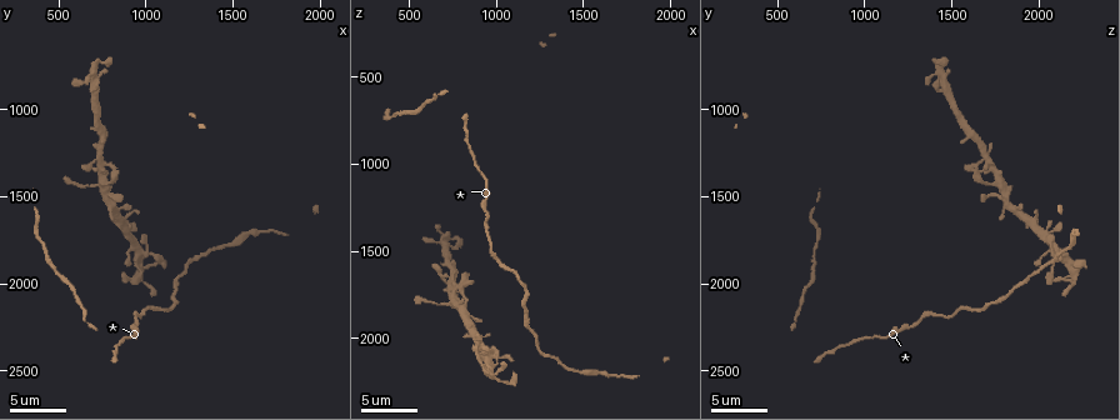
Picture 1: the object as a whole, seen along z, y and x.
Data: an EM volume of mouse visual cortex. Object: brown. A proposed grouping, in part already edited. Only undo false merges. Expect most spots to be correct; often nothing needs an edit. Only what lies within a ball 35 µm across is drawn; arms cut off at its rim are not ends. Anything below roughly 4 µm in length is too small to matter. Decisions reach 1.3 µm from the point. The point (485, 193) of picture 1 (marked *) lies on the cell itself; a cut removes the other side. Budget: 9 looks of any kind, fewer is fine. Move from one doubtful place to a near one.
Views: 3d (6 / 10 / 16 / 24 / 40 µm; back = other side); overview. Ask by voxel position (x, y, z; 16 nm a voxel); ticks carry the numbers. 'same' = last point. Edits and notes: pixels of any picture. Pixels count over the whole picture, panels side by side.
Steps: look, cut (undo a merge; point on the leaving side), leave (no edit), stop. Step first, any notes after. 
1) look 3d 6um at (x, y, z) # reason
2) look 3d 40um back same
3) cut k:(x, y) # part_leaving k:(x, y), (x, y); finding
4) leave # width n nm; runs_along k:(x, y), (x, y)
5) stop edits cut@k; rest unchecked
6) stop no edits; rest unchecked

look 3d 6um at (1160, 2140, 1720)

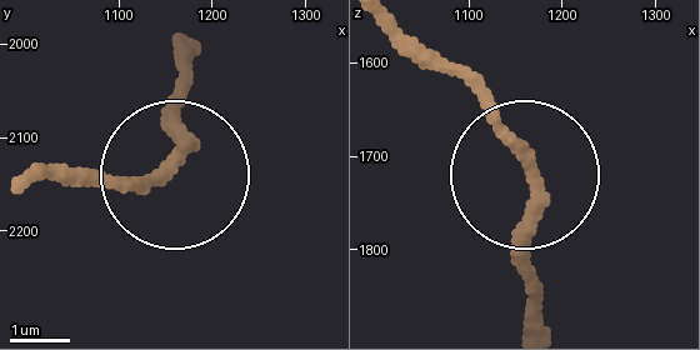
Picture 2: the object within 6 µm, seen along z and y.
leave # runs_along 2:(389, 28), (478, 101), (533, 176), (523, 321); continuous, no second cell

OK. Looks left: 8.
look 3d 10um at (1200, 1960, 1920)

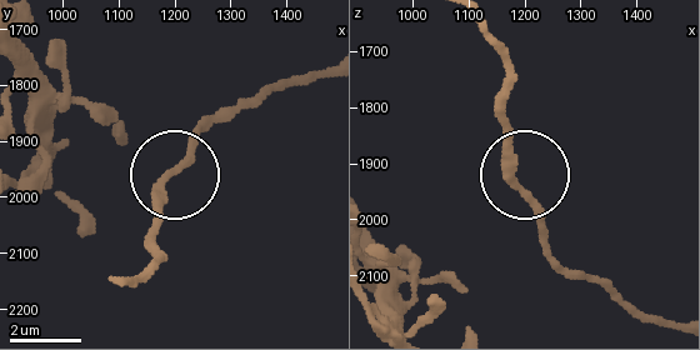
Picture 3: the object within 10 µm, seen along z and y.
look 3d 6um at (1185, 1965, 1940) # zoom in

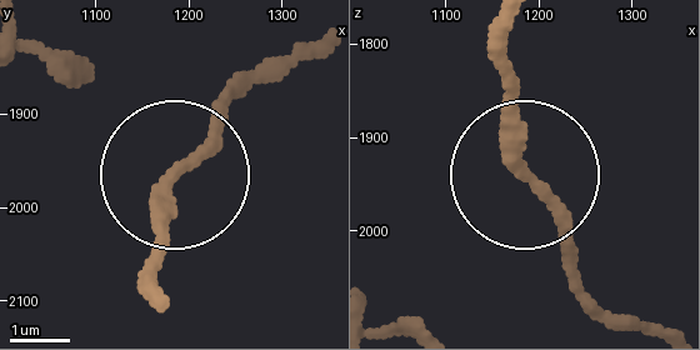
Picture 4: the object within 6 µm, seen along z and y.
leave # runs_along 4:(509, 31), (499, 135), (599, 310); all the same cell

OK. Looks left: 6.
look 3d 6um at (980, 2180, 1440) # a narrow waist

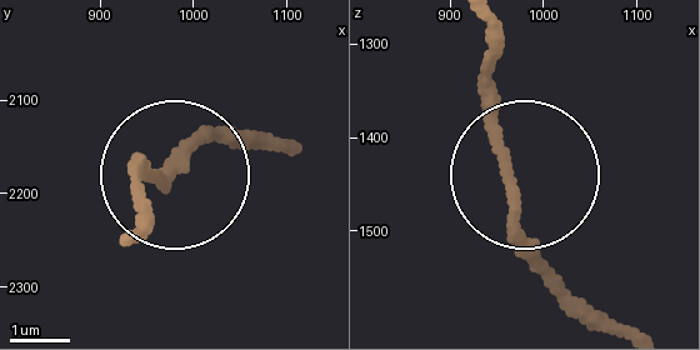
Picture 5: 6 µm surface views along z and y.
look 3d 6um back at (965, 2185, 1450)

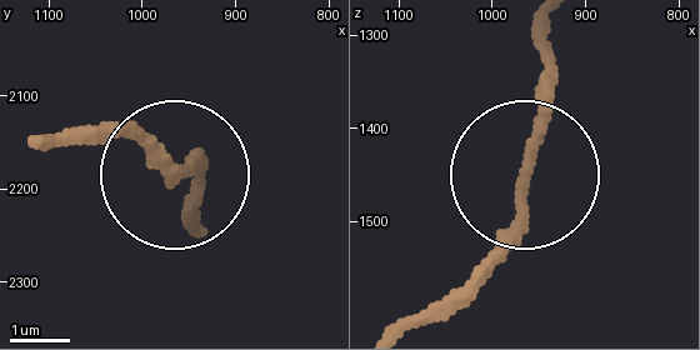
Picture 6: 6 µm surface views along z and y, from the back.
leave # continuous, no second cell

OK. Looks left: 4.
look 3d 16um at (760, 1420, 1740) # four or more arms meet

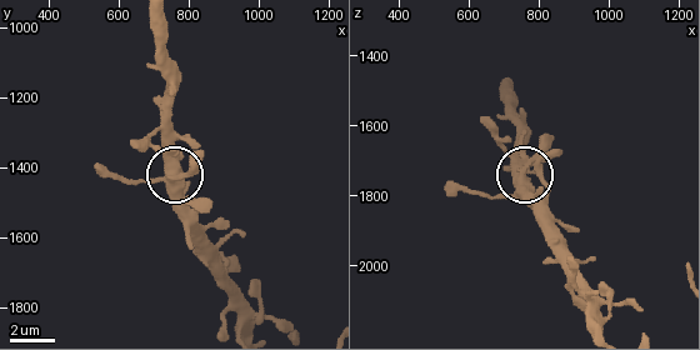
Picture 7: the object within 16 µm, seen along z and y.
leave # arms 4; all the same cell

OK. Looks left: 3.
stop no edits; rest unchecked

